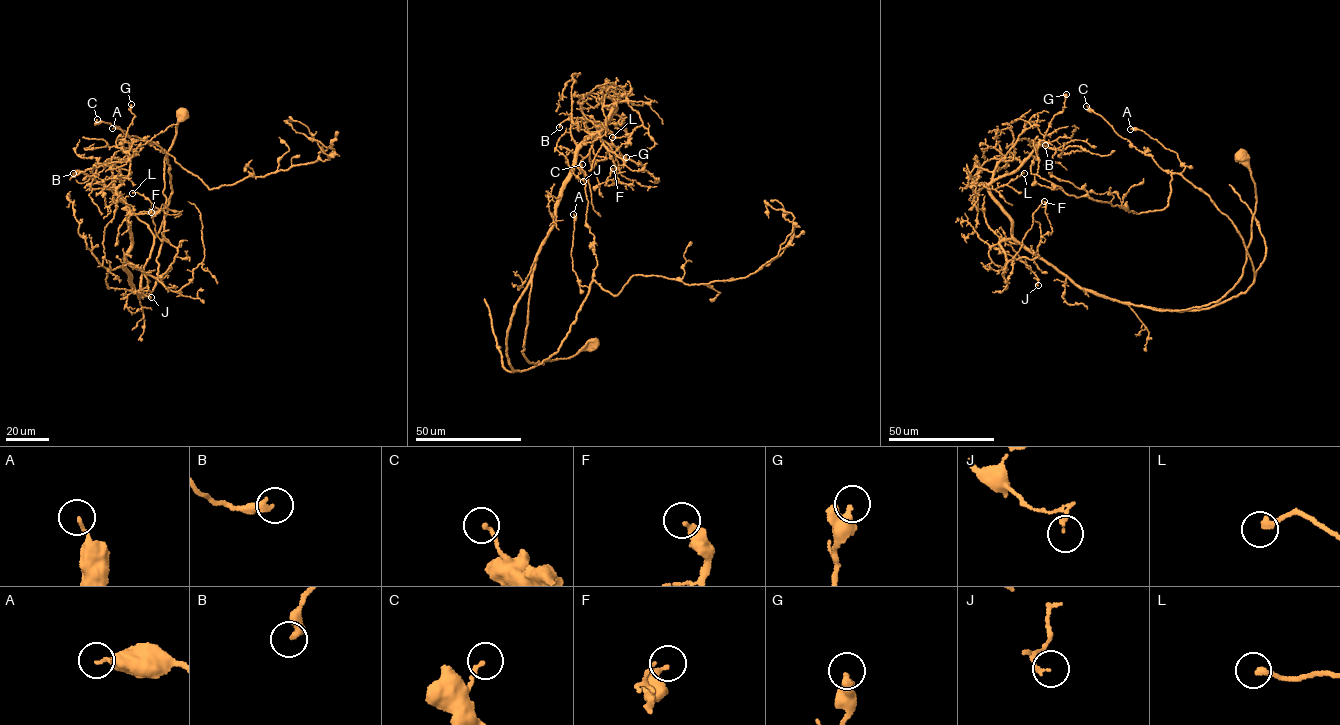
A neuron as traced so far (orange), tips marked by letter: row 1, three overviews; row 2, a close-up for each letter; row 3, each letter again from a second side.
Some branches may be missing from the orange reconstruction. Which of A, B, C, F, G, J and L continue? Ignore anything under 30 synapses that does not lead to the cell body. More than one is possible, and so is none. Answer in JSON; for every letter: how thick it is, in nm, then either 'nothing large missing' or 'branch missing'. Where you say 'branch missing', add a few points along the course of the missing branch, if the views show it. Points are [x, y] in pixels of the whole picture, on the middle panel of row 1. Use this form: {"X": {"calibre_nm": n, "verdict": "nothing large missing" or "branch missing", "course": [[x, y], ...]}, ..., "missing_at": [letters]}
{"A": {"calibre_nm": 120, "verdict": "nothing large missing"}, "B": {"calibre_nm": 320, "verdict": "nothing large missing"}, "C": {"calibre_nm": 160, "verdict": "nothing large missing"}, "F": {"calibre_nm": 360, "verdict": "nothing large missing"}, "G": {"calibre_nm": 400, "verdict": "nothing large missing"}, "J": {"calibre_nm": 150, "verdict": "nothing large missing"}, "L": {"calibre_nm": 260, "verdict": "nothing large missing"}, "missing_at": []}

